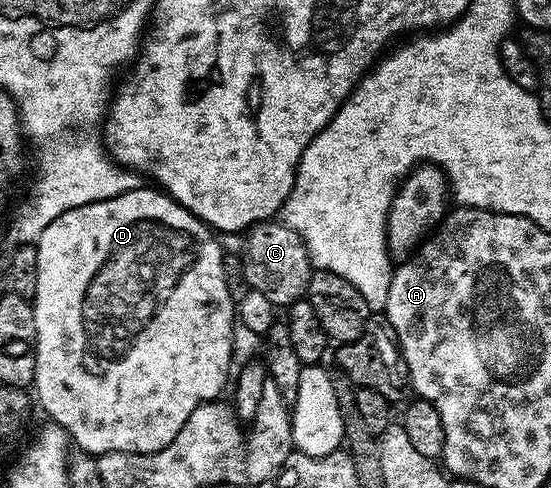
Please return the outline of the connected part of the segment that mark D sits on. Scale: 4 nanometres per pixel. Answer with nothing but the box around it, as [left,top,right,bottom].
[32,188,235,456]

